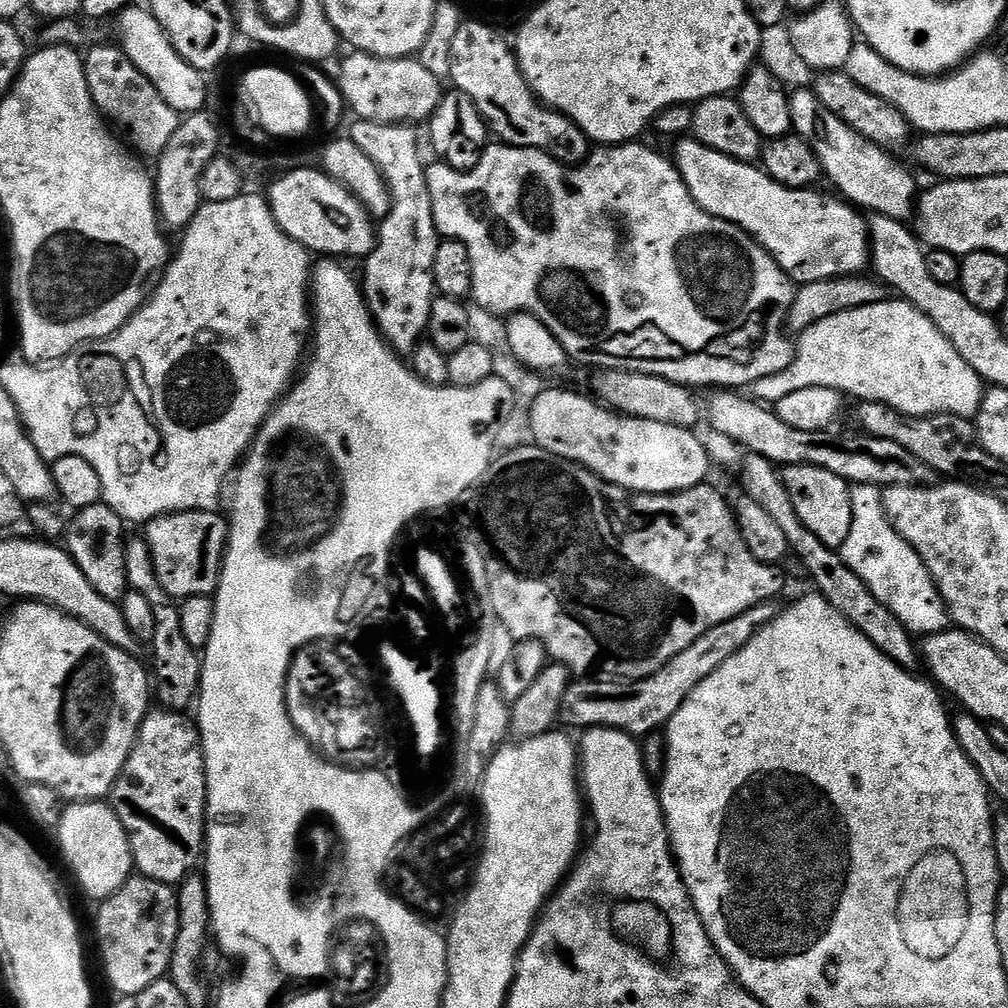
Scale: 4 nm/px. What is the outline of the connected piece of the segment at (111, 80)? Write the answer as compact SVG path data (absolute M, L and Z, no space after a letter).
M100 44L97 48L89 47L84 56L84 73L90 98L105 121L141 157L158 158L162 150L166 150L166 142L170 142L174 130L178 130L182 119L181 113L176 112L174 106L169 106L166 98L158 94L158 90L154 90L154 82L150 82L150 78L146 78L146 74L142 74L142 70L138 70L134 62L130 62L123 48L112 44Z

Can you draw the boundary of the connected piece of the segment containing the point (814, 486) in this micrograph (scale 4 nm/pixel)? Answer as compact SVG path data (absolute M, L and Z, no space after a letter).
M809 464L785 467L782 475L790 494L790 502L794 502L798 518L802 518L802 526L806 526L806 530L810 530L810 534L814 534L814 538L818 538L818 542L826 547L840 549L852 525L852 489L848 481L838 478L838 474L830 474L830 470Z

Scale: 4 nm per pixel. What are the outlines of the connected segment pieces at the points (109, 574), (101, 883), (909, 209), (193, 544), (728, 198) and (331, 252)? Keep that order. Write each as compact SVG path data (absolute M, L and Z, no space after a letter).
M98 503L94 506L81 508L72 524L69 523L66 537L68 536L67 551L75 558L76 564L82 570L94 590L108 601L119 603L129 591L128 579L126 578L125 558L125 521L119 514L106 503Z
M98 800L72 802L64 808L58 829L60 852L76 875L80 888L95 902L103 902L133 875L132 851L126 830L111 803Z
M811 90L793 91L790 99L795 135L802 137L814 154L818 154L823 175L832 179L833 186L837 188L835 191L845 201L851 202L857 209L869 208L869 213L903 222L913 215L918 203L918 187L911 174L892 157L895 155L862 138L862 134L846 126L841 116L830 114Z
M219 511L210 512L169 512L166 516L156 516L149 520L142 535L150 546L154 558L154 574L162 582L162 590L170 594L173 600L183 602L195 596L215 597L220 584L220 570L224 567L224 554L228 551L229 521L220 517Z
M684 138L677 144L680 145L676 148L674 163L698 206L705 208L712 216L736 224L753 240L757 240L797 285L822 282L826 278L854 276L869 267L868 223L851 203L835 195L824 196L820 200L816 190L782 186L774 182L774 178L767 176L763 168L756 164L743 164L726 154L718 154L718 150L710 150L710 146L698 142L695 138Z
M297 166L267 189L266 199L278 226L309 253L321 252L319 255L324 258L367 258L376 248L377 225L351 190L316 168Z

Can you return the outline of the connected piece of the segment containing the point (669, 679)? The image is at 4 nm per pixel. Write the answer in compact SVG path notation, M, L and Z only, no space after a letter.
M765 602L746 610L746 614L738 614L738 618L730 618L730 622L722 622L722 626L714 626L714 630L706 630L698 642L686 646L682 654L675 656L669 664L662 666L652 676L644 680L625 680L620 678L576 678L569 683L566 694L562 698L560 720L573 724L579 730L590 728L616 728L637 738L645 738L663 729L669 720L678 714L678 706L686 702L686 698L698 685L726 658L734 658L742 646L746 646L767 624L778 614L777 605Z

